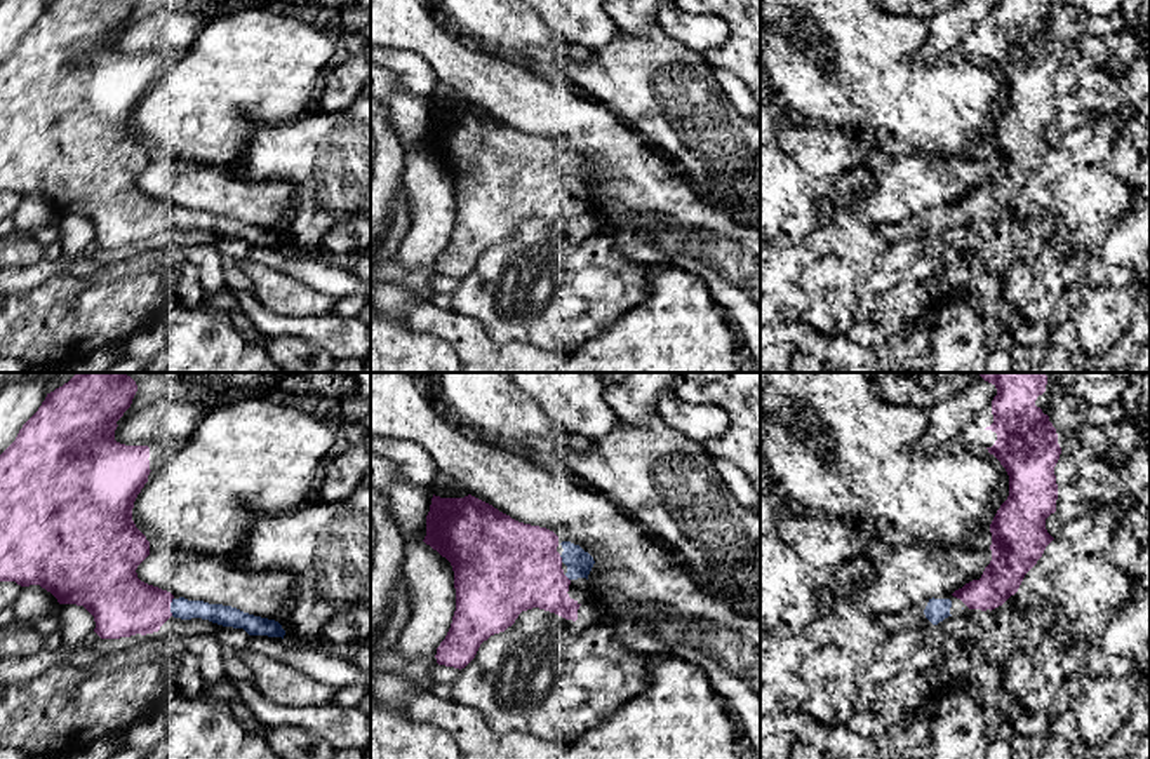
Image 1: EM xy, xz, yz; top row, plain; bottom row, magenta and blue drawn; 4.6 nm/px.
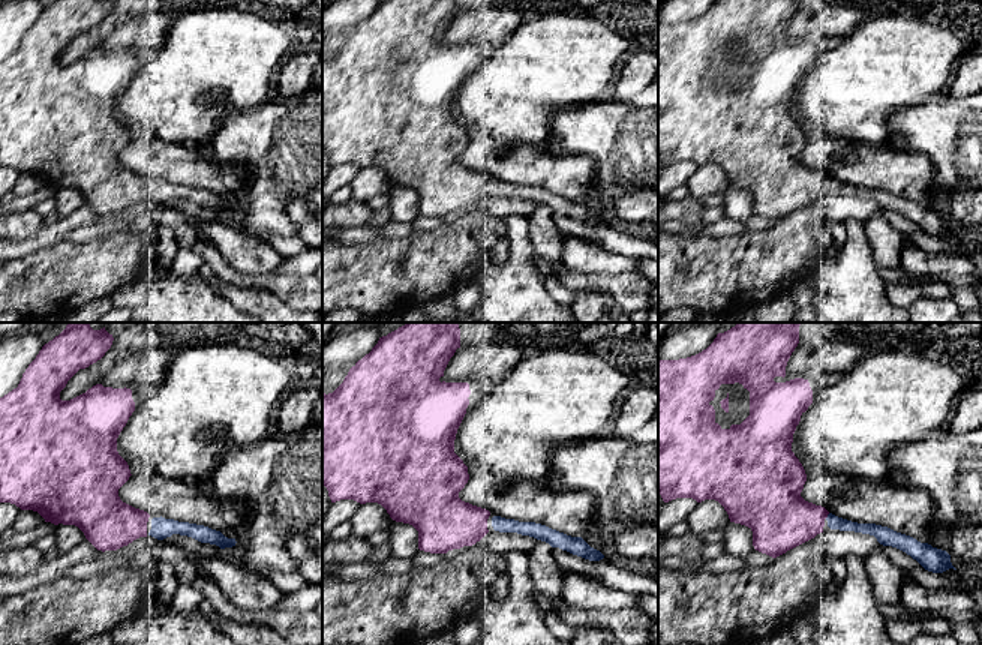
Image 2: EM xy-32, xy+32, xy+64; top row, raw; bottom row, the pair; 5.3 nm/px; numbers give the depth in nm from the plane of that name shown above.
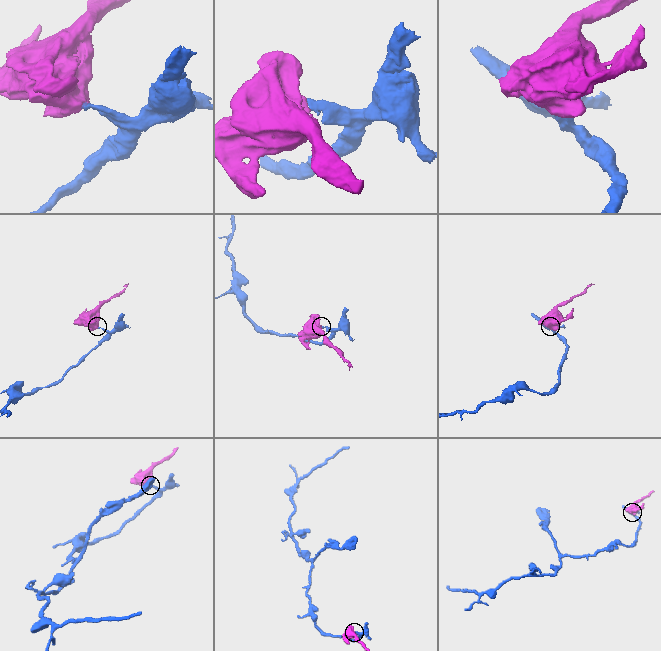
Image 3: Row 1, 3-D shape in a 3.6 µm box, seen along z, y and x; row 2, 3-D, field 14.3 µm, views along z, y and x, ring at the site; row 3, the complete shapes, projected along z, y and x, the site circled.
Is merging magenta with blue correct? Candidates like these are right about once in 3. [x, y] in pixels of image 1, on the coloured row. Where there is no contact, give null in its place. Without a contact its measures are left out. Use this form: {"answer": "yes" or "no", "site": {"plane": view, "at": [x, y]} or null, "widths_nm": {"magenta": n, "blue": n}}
{"answer": "yes", "site": {"plane": "xy", "at": [169, 606]}, "widths_nm": {"magenta": 280, "blue": 100}}

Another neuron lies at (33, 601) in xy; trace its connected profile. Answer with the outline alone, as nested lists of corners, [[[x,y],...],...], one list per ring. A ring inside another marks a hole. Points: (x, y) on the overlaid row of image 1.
[[[40,585],[23,587],[12,604],[17,620],[38,620],[57,608],[57,599]]]

